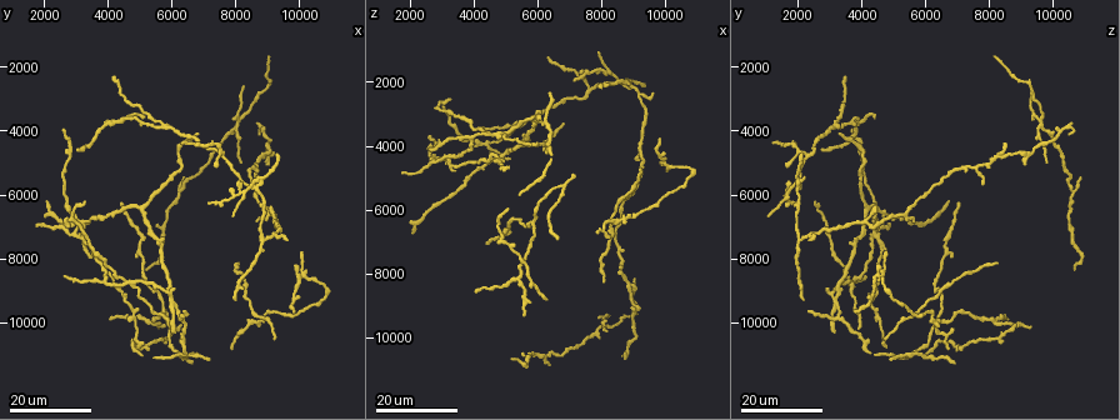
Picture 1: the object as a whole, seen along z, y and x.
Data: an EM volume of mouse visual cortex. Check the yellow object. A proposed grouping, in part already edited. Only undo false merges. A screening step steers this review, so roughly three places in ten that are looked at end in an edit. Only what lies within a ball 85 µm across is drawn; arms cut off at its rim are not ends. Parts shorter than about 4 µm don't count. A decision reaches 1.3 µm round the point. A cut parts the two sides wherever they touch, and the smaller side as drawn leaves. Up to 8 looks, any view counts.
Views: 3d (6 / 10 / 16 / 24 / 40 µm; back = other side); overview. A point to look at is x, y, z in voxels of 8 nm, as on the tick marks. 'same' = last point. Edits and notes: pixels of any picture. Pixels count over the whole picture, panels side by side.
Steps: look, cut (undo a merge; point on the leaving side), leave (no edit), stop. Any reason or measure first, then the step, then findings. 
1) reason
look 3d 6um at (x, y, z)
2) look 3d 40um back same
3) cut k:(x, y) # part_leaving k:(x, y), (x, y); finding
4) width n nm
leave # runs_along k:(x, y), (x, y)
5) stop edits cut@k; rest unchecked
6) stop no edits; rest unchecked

four arms meet
look 3d 16um at (4700, 8800, 3700)

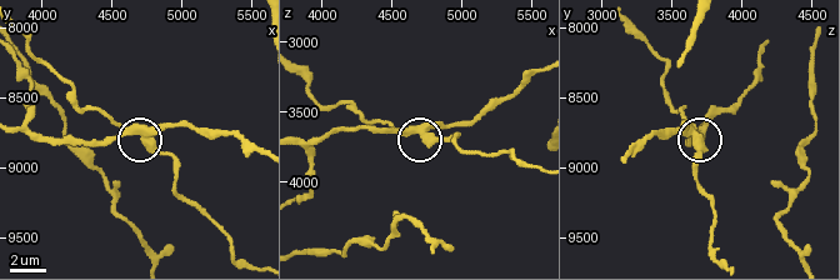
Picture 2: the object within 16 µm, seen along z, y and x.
zoom in
look 3d 10um at (4740, 8820, 3680)

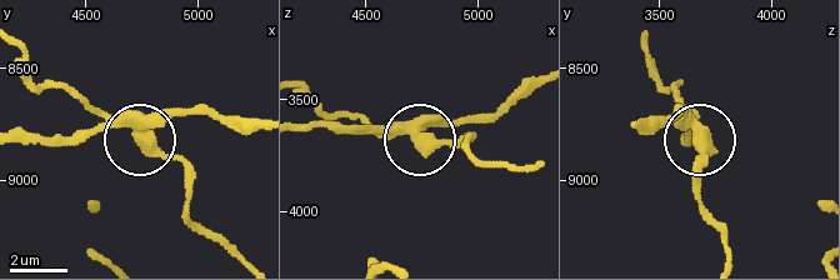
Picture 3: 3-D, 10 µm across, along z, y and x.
width 410 nm
leave # runs_along 3:(535, 76), (491, 114), (449, 116), (425, 136), (475, 138); one neuron here

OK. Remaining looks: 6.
three arms meet
look 3d 24um at (6000, 9200, 3100)

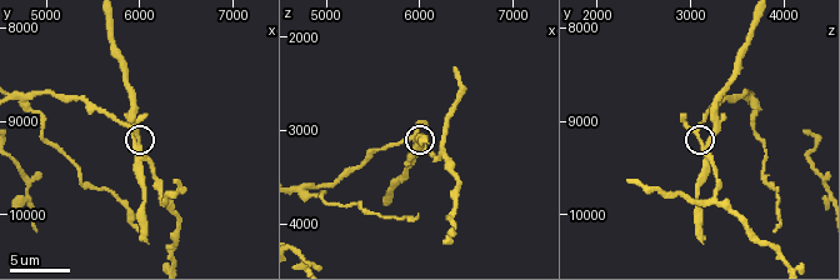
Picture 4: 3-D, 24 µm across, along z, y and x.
look 3d 10um at (6000, 9200, 3150)

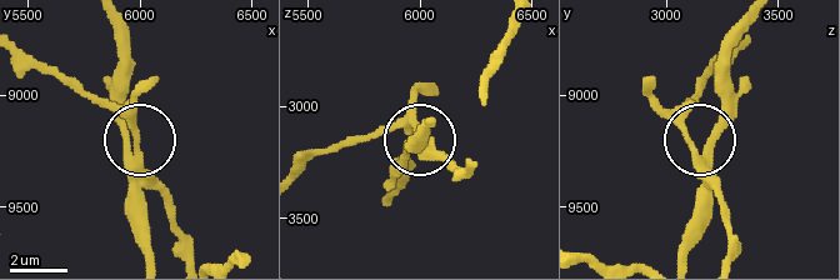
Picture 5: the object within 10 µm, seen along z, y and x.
arms 3
leave # one neuron here

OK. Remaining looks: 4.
calibre changes
look 3d 16um at (6000, 10700, 6000)

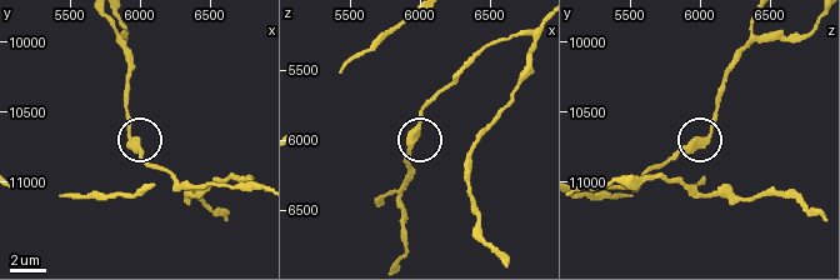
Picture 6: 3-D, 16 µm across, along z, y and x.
look 3d 10um at (5940, 10720, 6020)

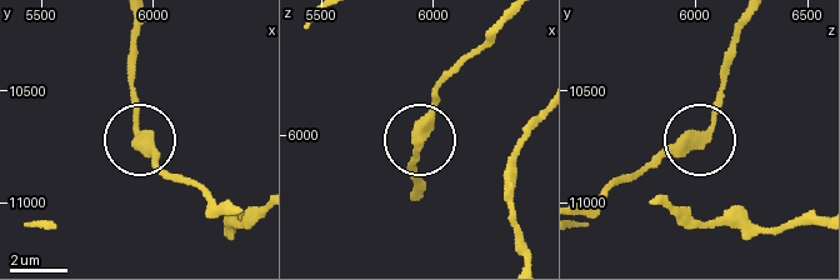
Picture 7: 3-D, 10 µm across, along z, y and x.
leave # all the same neuron

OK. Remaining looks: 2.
three-way junction
look 3d 24um at (9100, 7300, 2400)

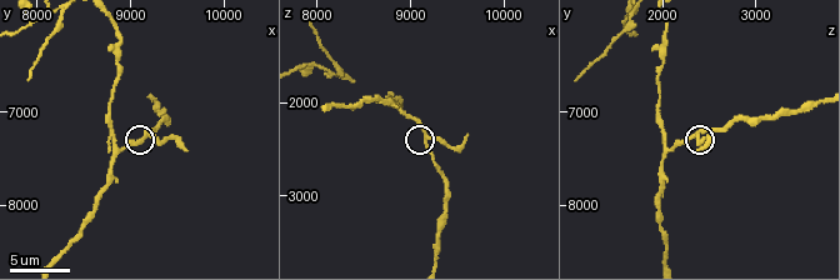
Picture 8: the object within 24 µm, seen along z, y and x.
zoom in
look 3d 10um at (9200, 7250, 2400)

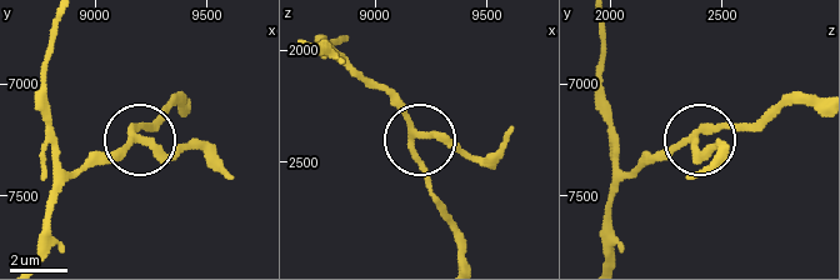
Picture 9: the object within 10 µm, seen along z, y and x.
width 220 nm
leave # all the same neuron

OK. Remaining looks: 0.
stop no edits; rest unchecked

